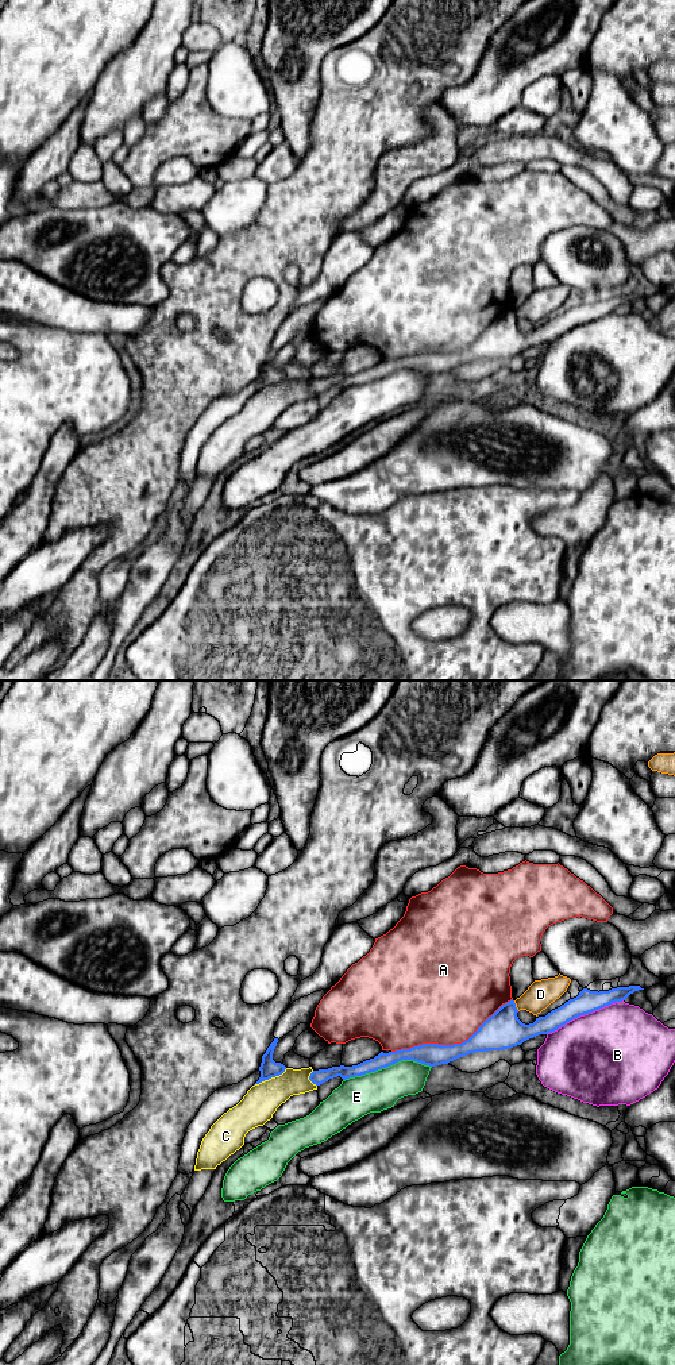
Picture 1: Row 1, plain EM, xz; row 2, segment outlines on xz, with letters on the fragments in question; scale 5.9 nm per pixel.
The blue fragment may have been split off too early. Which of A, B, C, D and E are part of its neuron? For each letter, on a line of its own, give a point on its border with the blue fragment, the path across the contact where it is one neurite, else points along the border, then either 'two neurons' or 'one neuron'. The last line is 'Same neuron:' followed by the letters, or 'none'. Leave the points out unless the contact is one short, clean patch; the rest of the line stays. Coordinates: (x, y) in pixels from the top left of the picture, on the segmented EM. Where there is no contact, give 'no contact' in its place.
A: contact xz (451, 1045); two neurons
B: contact xz (585, 1013); border xz (623, 999), (581, 1014), (547, 1034); two neurons
C: contact xz (270, 1078); two neurons
D: contact xz (515, 1006); border xz (513, 1001), (519, 1010); two neurons
E: contact xz (386, 1065); two neurons
Same neuron: none

